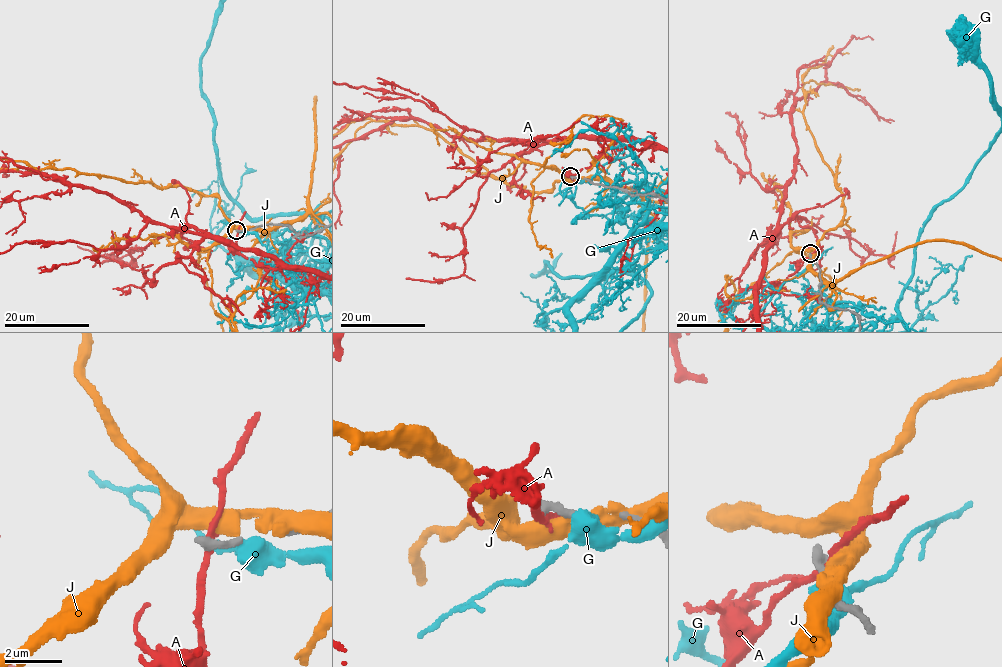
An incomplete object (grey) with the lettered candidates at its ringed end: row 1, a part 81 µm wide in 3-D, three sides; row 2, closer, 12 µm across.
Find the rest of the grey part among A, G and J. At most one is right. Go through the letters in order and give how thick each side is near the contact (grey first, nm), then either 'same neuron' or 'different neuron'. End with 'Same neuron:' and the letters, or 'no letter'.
A: calibres 400 and 220 nm; different neuron
G: calibres 280 and 480 nm; different neuron
J: calibres 280 and 360 nm; different neuron
Same neuron: no letter

